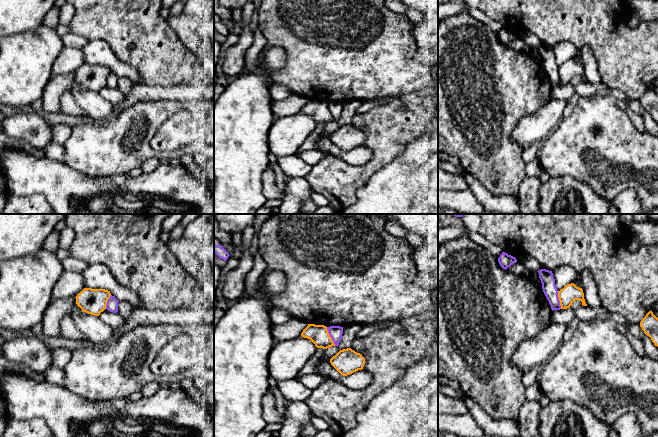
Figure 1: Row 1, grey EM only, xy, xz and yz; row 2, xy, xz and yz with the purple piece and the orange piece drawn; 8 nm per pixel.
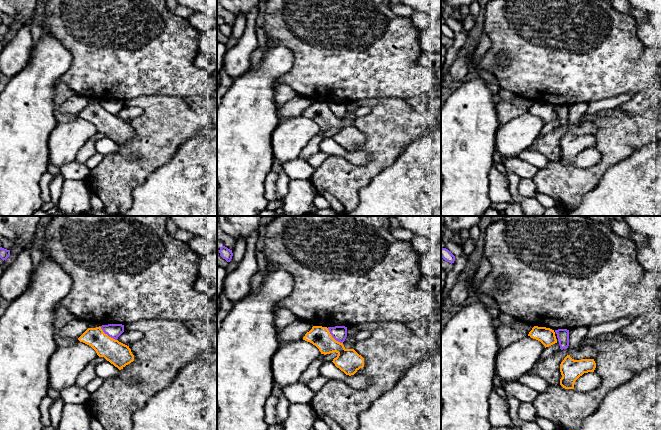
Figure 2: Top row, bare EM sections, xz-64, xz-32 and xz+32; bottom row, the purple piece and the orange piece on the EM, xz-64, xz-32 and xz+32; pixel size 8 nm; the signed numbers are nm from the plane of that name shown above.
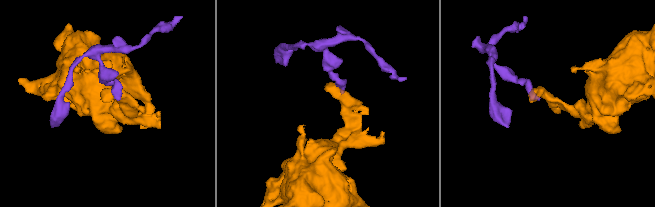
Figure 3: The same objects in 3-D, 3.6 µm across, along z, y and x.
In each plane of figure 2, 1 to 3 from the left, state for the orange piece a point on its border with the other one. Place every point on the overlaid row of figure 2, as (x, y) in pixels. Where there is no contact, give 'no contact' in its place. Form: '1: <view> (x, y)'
1: xz-64 (107, 334)
2: xz-32 (333, 337)
3: no contact

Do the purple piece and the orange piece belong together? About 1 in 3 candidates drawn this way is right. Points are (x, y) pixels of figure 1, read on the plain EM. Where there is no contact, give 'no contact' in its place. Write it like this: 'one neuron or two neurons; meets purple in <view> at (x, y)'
two neurons; meets purple in xz at (330, 112)

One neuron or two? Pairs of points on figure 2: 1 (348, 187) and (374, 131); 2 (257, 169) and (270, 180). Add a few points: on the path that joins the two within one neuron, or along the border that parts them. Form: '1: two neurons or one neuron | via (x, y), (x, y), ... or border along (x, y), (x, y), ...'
1: one neuron | via (362, 174), (375, 161), (375, 145)
2: two neurons | border along (272, 171), (264, 181), (264, 196), (268, 200)

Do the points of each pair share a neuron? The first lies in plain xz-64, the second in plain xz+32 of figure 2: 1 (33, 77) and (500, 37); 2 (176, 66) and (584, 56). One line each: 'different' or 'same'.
1: different
2: same

